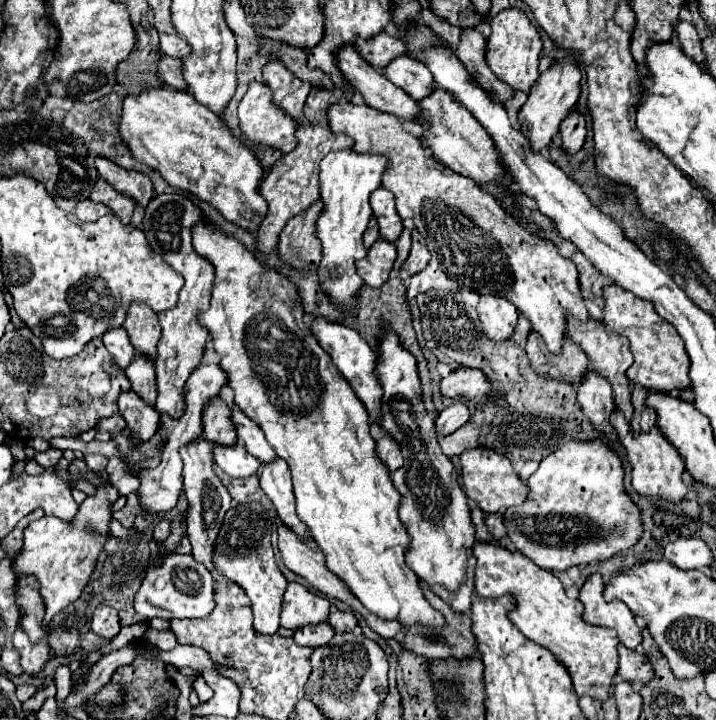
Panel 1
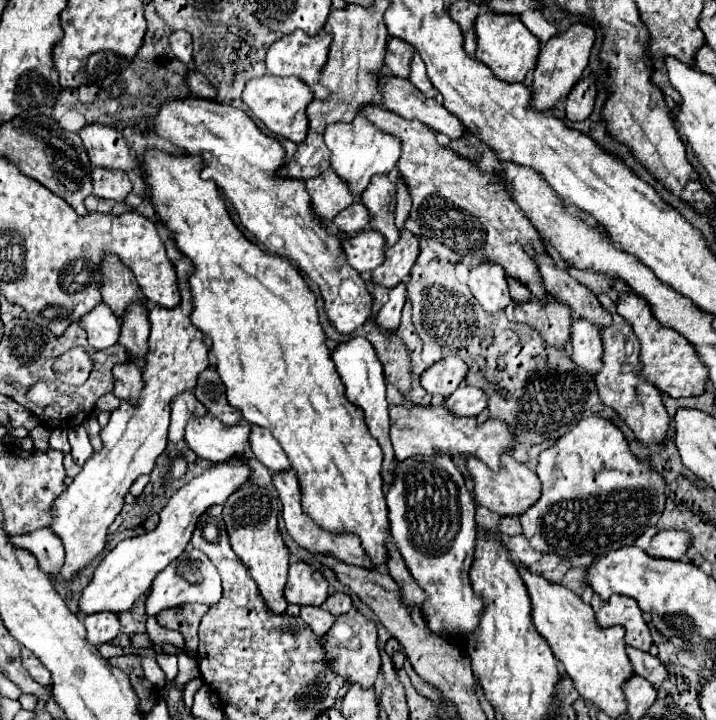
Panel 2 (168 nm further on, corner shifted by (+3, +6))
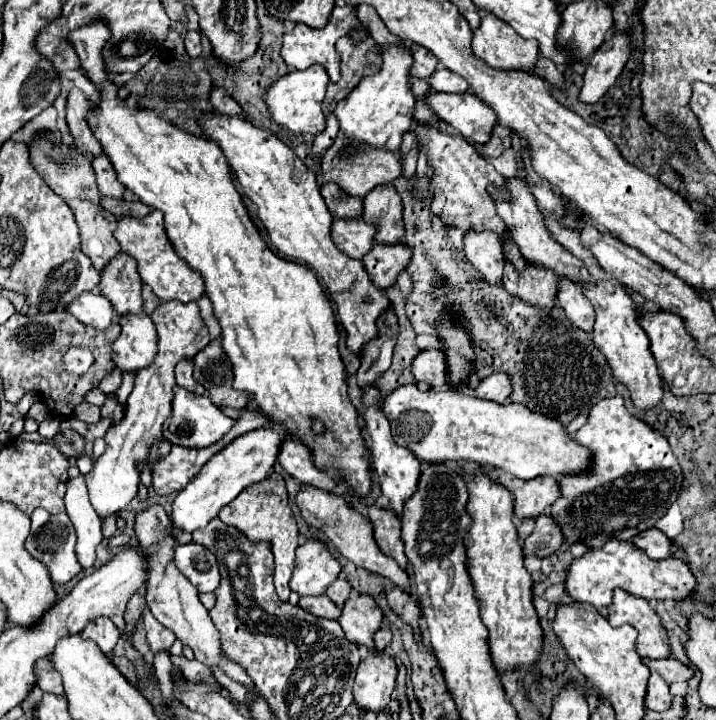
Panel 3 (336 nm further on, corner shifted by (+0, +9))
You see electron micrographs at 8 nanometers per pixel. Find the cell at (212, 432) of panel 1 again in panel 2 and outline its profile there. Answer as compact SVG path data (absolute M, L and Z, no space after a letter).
M206 369L204 373L200 373L194 395L206 407L208 415L216 417L224 425L240 423L240 419L242 419L240 411L228 405L228 401L224 397L224 385L214 369Z

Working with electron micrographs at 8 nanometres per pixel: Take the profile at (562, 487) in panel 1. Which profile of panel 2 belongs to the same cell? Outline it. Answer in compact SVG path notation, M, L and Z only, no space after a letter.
M588 417L580 421L550 449L542 451L536 475L542 481L542 495L536 505L520 515L520 523L522 535L528 539L532 549L542 555L560 555L562 559L570 559L574 555L590 553L600 557L624 545L632 545L648 527L656 525L666 501L662 477L654 473L646 461L638 461L630 453L622 431L602 417Z

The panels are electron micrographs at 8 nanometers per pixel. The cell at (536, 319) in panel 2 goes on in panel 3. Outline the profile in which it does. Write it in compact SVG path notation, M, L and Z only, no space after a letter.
M505 260L505 270L503 270L503 278L501 284L505 286L505 290L517 298L523 298L531 304L537 304L545 310L553 308L553 300L557 298L557 286L559 286L559 278L555 278L555 274L551 274L551 270L543 268L543 266L535 266L531 262L527 262L525 270L515 270L513 264L509 260Z

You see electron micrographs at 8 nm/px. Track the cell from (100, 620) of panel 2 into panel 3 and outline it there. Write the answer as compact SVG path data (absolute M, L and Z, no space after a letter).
M109 618L91 620L81 634L85 640L93 640L103 654L109 654L119 640L119 630L115 630L115 624Z

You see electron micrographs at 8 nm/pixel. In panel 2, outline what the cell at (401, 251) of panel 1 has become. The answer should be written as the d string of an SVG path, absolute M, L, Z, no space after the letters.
M398 181L398 183L396 183L396 187L398 187L398 203L396 203L396 227L402 231L402 229L404 229L406 219L410 217L410 195L408 195L408 191L406 191L406 187L404 187L404 183L402 183L402 181Z

